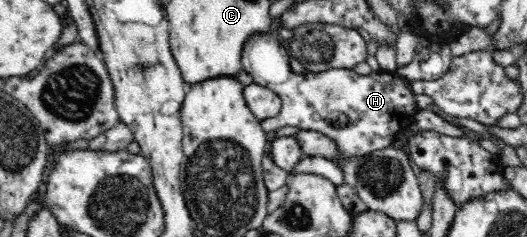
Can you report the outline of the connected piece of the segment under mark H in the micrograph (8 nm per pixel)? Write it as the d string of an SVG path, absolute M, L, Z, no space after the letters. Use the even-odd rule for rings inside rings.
M259 33L250 36L242 50L244 70L253 77L254 83L269 88L281 100L279 114L260 122L263 130L271 134L278 128L283 128L283 126L295 126L295 128L306 131L319 132L333 139L333 143L337 147L337 153L339 153L339 160L335 160L335 162L324 156L304 155L290 174L297 174L297 172L320 174L328 178L334 185L342 185L345 183L344 162L347 159L362 157L376 150L391 147L391 144L397 140L397 136L410 128L415 115L420 110L417 107L413 89L411 89L412 82L407 81L405 77L401 77L401 74L396 71L390 72L381 69L380 71L372 71L369 76L361 76L353 69L343 68L324 70L320 73L307 70L302 73L295 73L289 67L289 57L285 44L272 33ZM340 114L347 116L345 123L340 123Z

